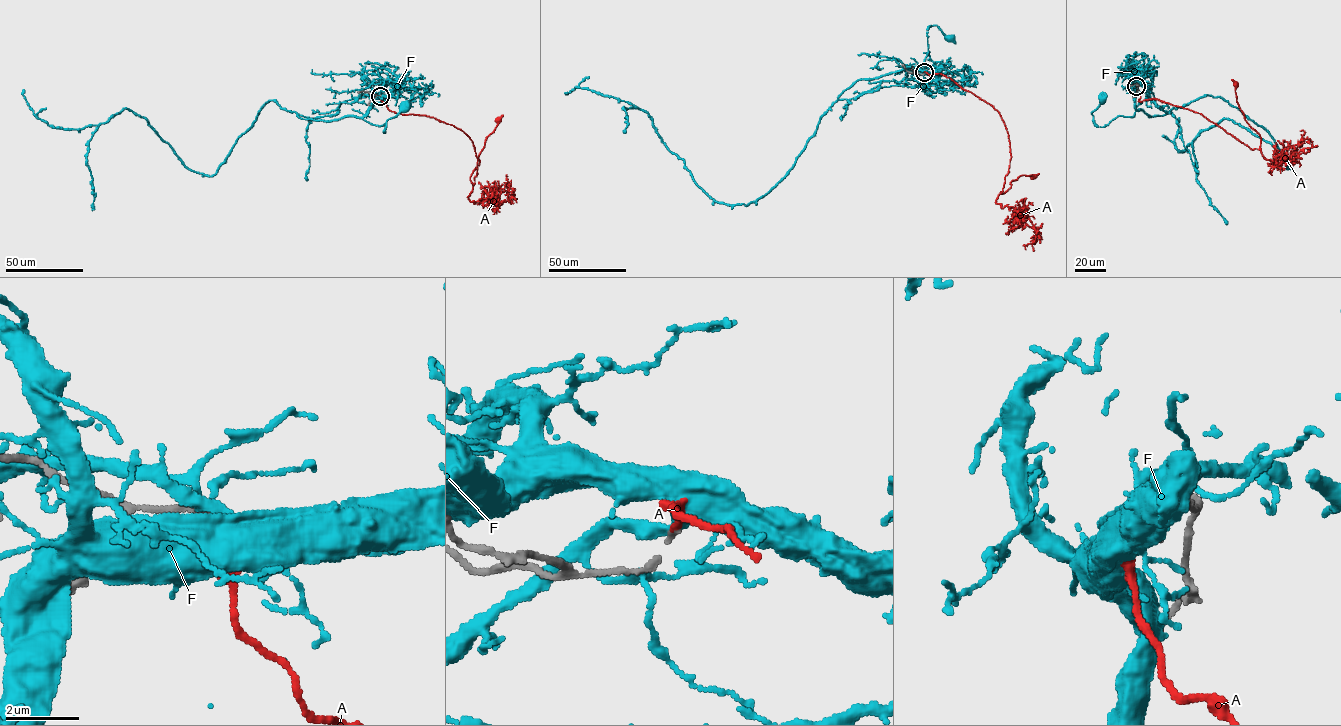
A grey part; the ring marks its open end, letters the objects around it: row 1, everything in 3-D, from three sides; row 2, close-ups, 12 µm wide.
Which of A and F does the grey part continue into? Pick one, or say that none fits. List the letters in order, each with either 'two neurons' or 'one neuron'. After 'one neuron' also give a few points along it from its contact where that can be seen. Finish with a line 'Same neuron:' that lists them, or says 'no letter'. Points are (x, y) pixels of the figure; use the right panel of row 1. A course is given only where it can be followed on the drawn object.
A: one neuron; it runs (1136, 86), (1138, 101), (1156, 98), (1200, 113), (1252, 149), (1260, 150), (1260, 135), (1237, 102), (1236, 83)
F: two neurons
Same neuron: A

